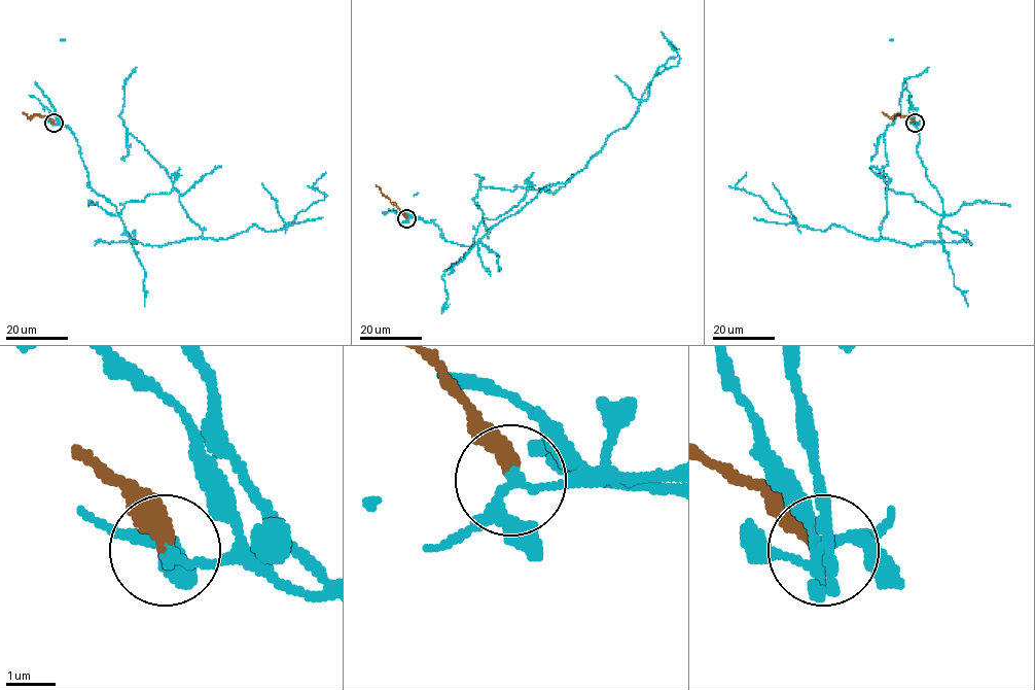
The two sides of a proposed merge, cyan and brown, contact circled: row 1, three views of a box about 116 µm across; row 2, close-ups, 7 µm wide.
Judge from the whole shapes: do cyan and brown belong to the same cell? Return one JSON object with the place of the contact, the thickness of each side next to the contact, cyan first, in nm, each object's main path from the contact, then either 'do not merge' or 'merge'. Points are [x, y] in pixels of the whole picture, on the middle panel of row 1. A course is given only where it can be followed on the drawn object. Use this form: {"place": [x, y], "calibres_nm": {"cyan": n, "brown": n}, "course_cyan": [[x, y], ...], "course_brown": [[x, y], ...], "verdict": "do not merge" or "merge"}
{"place": [406, 218], "calibres_nm": {"cyan": 180, "brown": 300}, "course_cyan": [[406, 218], [471, 247], [485, 218], [585, 167], [678, 64], [666, 38], [679, 49]], "course_brown": [[406, 218], [376, 185]], "verdict": "do not merge"}

